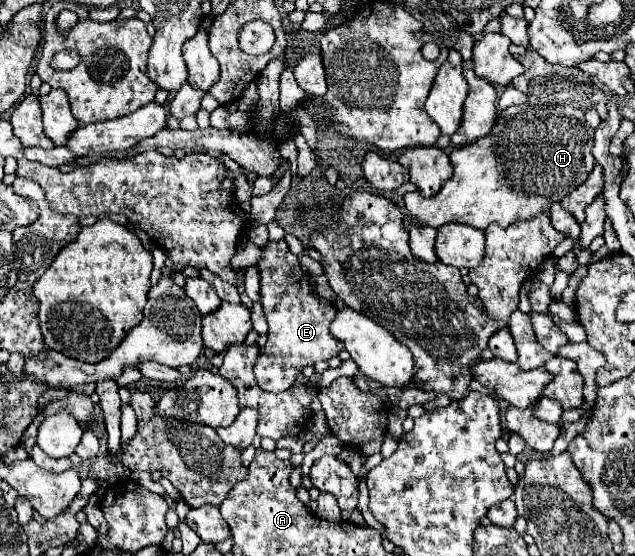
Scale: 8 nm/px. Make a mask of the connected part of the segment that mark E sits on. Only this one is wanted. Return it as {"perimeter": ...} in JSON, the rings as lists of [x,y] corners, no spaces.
{"perimeter":[[[285,239],[271,241],[263,247],[259,269],[261,305],[269,323],[269,341],[259,349],[253,373],[263,391],[279,393],[295,383],[303,367],[315,365],[317,361],[329,361],[331,357],[339,355],[343,341],[337,341],[329,331],[329,325],[337,315],[337,307],[313,291],[311,277],[303,271],[299,259],[289,251]]]}

